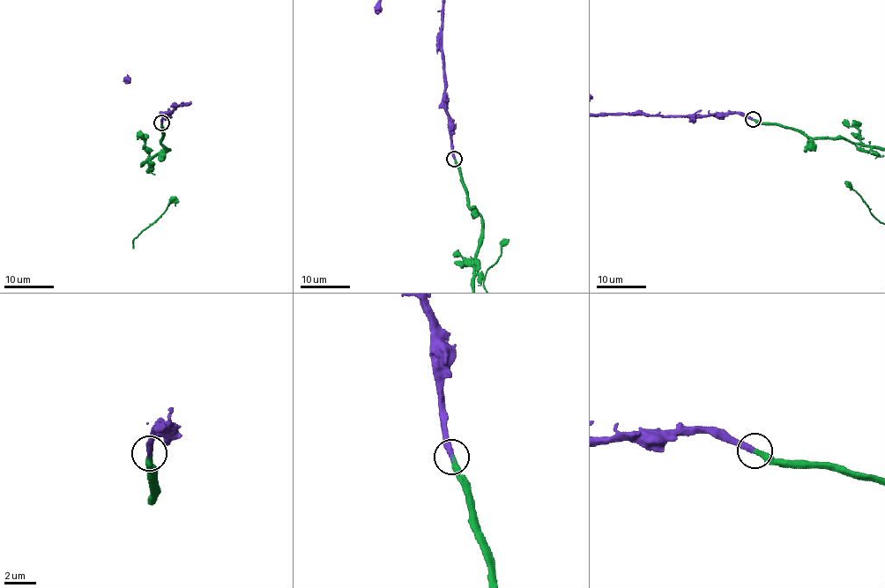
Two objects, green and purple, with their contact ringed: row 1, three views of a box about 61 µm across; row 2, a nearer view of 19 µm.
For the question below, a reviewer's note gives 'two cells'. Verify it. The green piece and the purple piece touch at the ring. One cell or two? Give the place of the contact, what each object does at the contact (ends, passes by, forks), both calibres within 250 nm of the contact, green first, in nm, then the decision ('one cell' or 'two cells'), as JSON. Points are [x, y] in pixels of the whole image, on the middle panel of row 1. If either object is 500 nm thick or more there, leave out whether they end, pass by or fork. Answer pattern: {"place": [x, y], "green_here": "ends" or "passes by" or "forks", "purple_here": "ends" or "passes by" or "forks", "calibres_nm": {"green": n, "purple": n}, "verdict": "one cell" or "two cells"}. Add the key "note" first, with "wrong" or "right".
{"note": "wrong", "place": [454, 159], "green_here": "ends", "purple_here": "ends", "calibres_nm": {"green": 320, "purple": 380}, "verdict": "one cell"}

